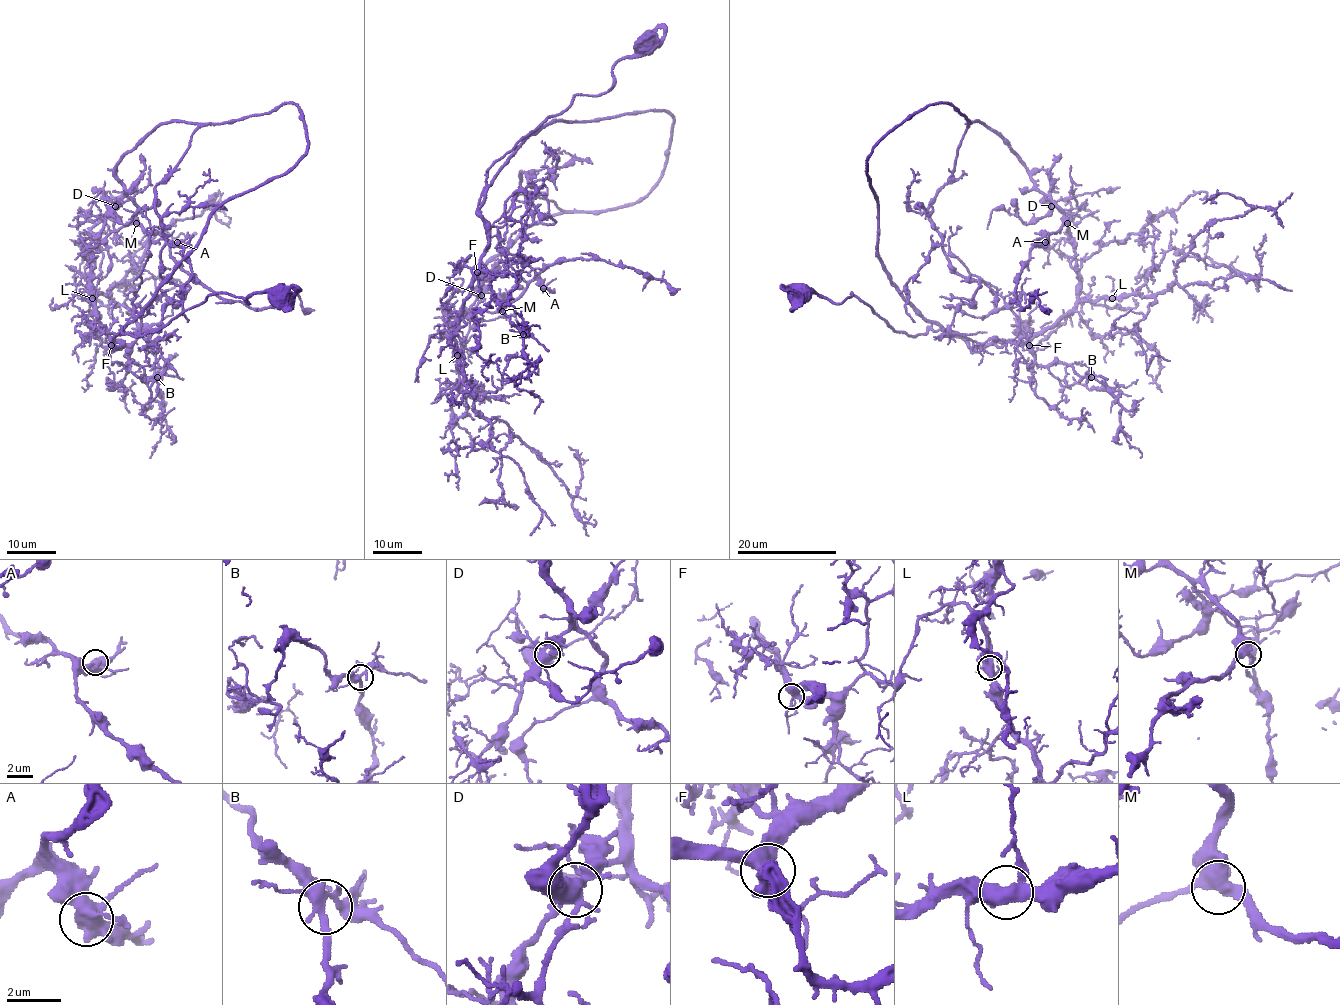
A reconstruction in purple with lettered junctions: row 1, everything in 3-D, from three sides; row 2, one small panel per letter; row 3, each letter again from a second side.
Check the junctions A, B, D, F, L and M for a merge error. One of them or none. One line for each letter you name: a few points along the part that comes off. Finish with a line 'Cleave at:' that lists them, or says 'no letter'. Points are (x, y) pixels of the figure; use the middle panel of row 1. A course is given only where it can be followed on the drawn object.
Cleave at: no letter

